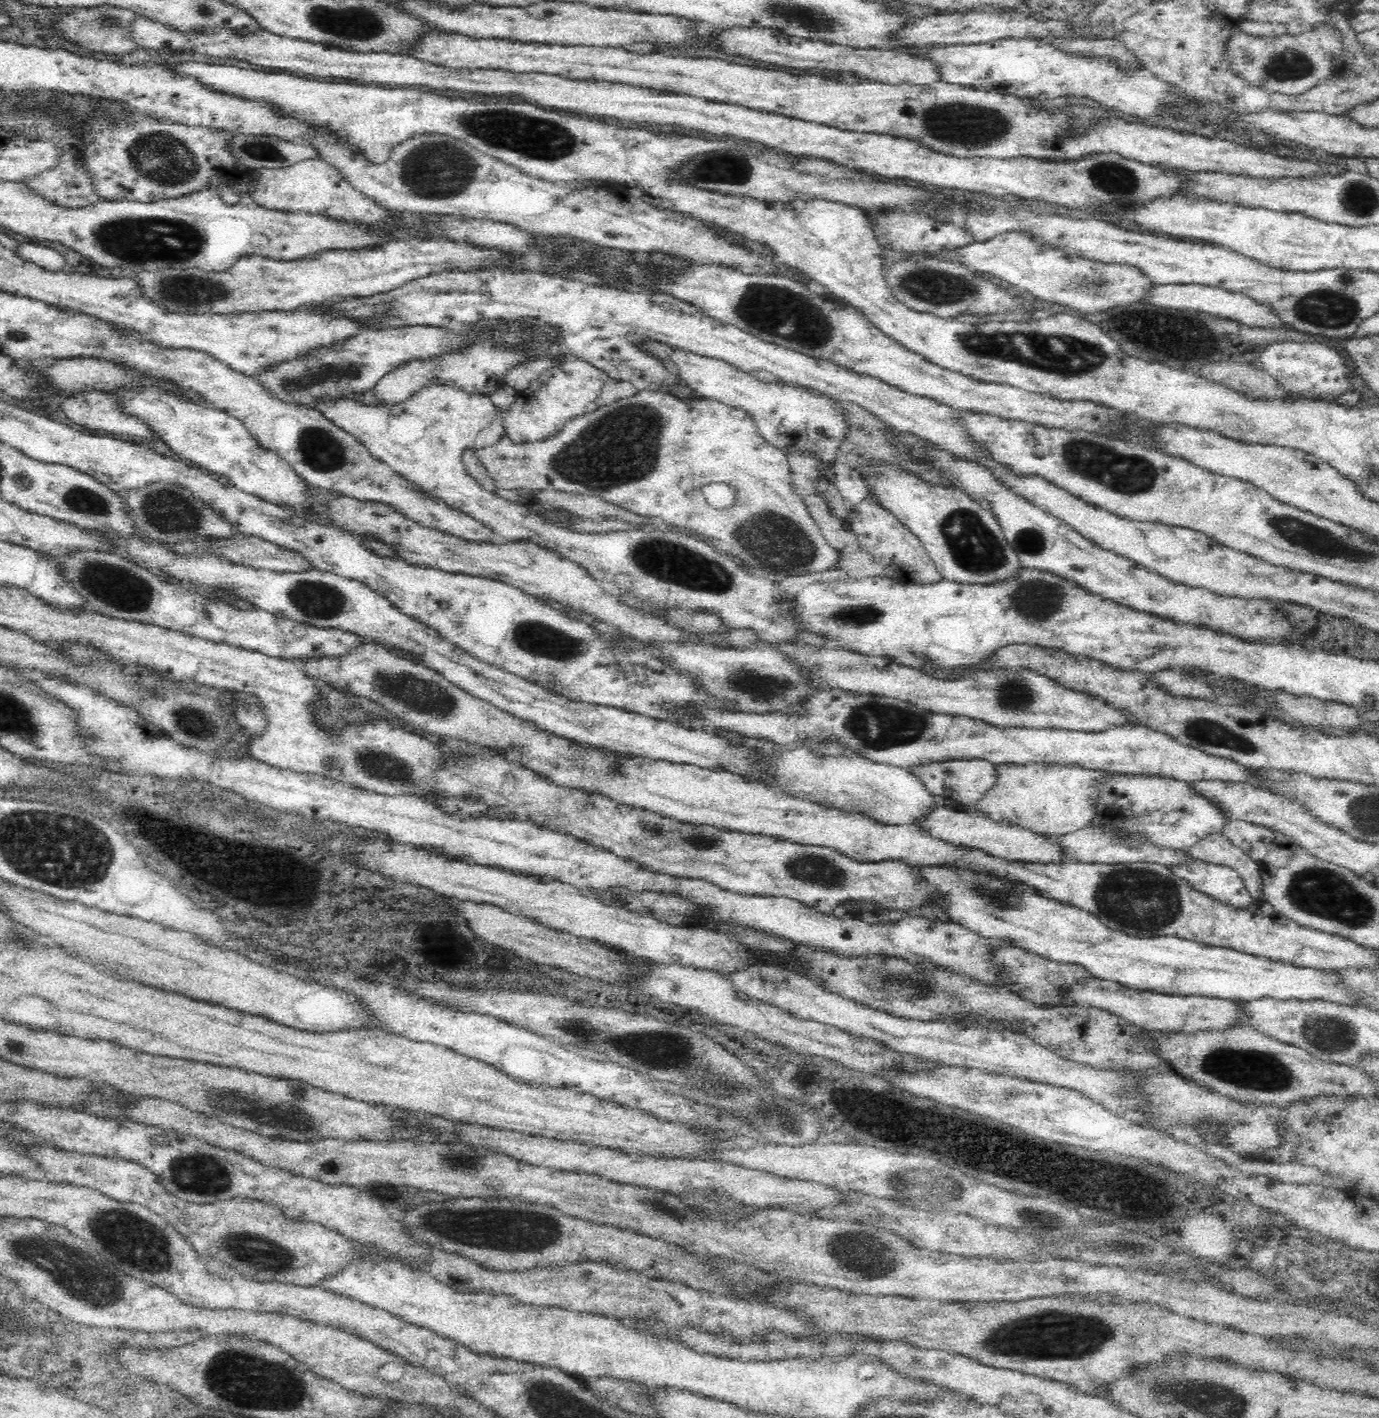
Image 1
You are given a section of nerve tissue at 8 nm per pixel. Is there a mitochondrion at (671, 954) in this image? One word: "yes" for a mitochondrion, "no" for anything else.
no

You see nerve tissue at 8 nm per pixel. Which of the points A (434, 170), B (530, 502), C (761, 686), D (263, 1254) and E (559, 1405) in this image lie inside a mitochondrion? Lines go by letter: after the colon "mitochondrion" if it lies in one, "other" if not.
A: mitochondrion
B: other
C: mitochondrion
D: mitochondrion
E: mitochondrion

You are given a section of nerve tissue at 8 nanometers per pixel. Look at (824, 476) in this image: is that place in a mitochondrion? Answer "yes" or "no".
no

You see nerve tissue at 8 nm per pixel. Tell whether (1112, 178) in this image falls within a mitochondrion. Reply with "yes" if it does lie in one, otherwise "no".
yes

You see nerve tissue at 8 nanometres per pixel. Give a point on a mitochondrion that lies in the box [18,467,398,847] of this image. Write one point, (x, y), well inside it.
(118, 587)

